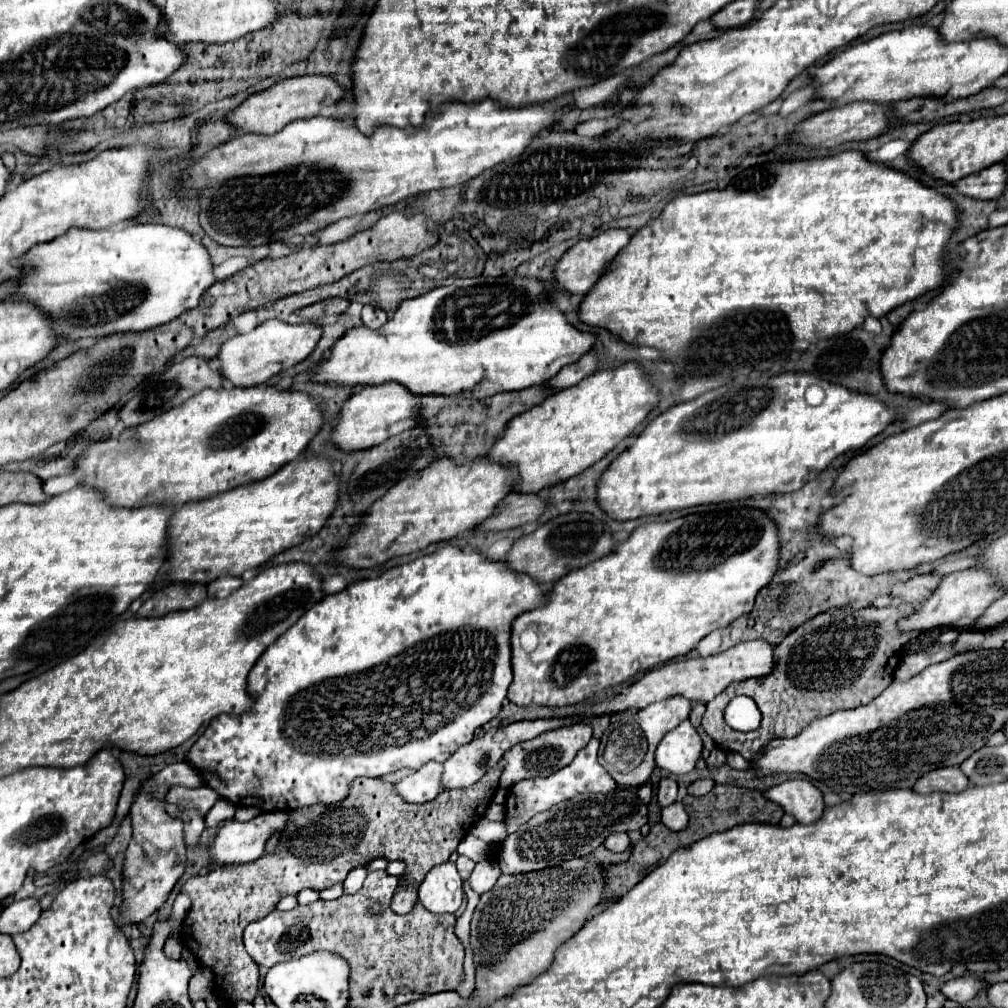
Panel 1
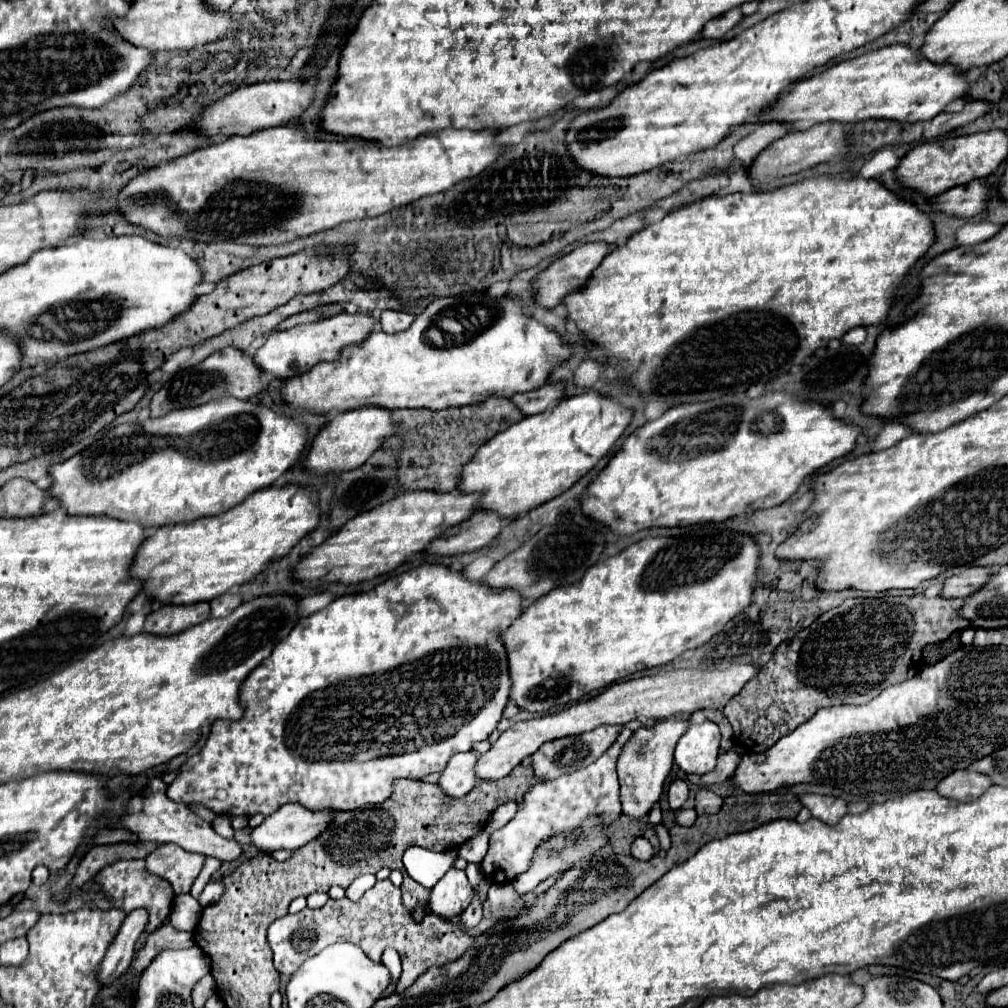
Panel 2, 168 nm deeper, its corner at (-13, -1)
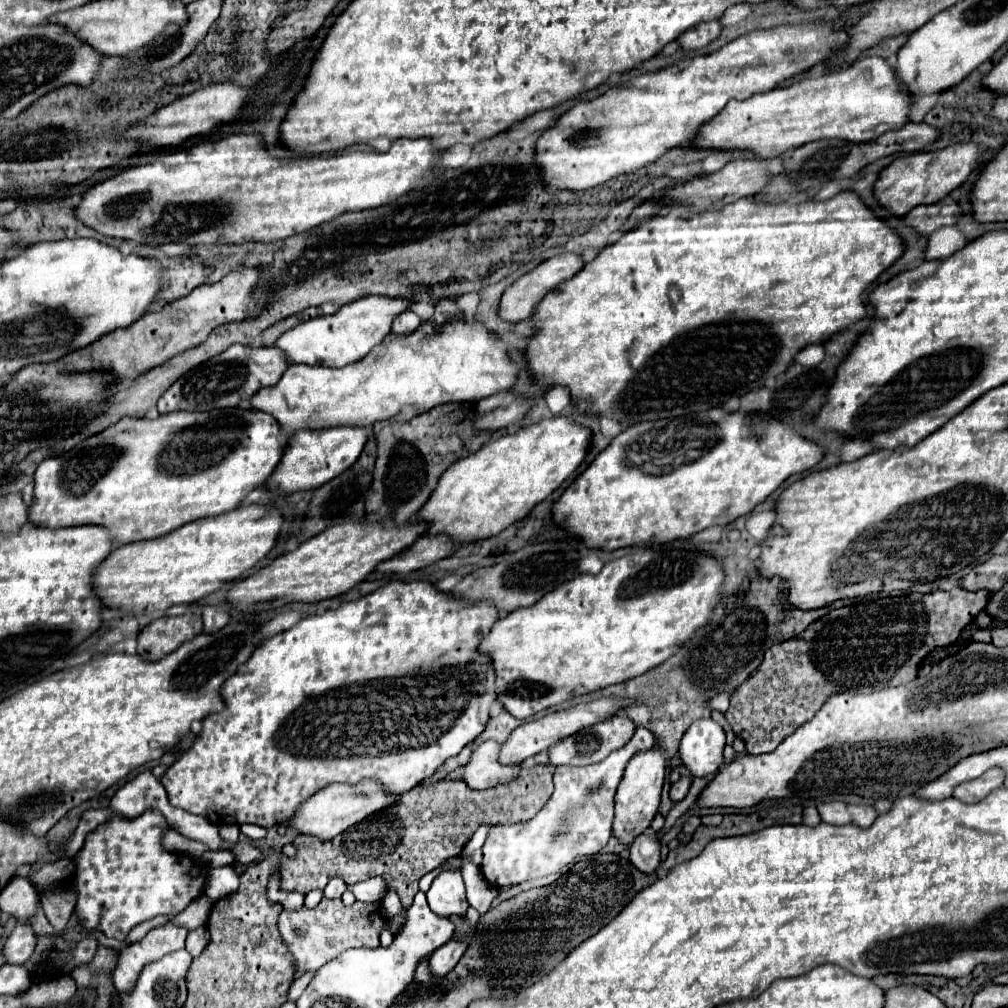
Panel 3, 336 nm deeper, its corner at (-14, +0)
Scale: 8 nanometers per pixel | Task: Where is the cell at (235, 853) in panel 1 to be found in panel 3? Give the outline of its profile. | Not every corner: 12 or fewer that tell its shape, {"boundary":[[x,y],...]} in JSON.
{"boundary":[[377,780],[331,784],[299,806],[291,828],[335,838],[399,794]]}

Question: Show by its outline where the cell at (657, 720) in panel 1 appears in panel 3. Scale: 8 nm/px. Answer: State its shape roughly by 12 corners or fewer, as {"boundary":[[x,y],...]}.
{"boundary":[[661,748],[629,762],[615,794],[613,836],[625,846],[659,808]]}

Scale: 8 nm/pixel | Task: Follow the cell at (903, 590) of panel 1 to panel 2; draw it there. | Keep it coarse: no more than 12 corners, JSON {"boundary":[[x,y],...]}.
{"boundary":[[968,567],[948,577],[940,597],[972,595],[986,583],[988,567]]}

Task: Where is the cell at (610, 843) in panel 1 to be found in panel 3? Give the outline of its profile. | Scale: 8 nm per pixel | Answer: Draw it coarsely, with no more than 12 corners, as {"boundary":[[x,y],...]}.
{"boundary":[[653,834],[631,844],[631,864],[653,874],[661,862],[661,844]]}

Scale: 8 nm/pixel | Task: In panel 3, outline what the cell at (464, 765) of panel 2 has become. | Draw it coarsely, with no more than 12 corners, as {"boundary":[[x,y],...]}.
{"boundary":[[483,742],[465,764],[475,790],[511,782],[521,764],[499,762],[501,744]]}

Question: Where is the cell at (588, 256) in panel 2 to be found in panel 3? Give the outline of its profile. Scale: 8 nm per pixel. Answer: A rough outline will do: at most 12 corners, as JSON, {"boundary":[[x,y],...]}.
{"boundary":[[557,254],[505,288],[499,316],[531,318],[535,304],[583,268]]}

